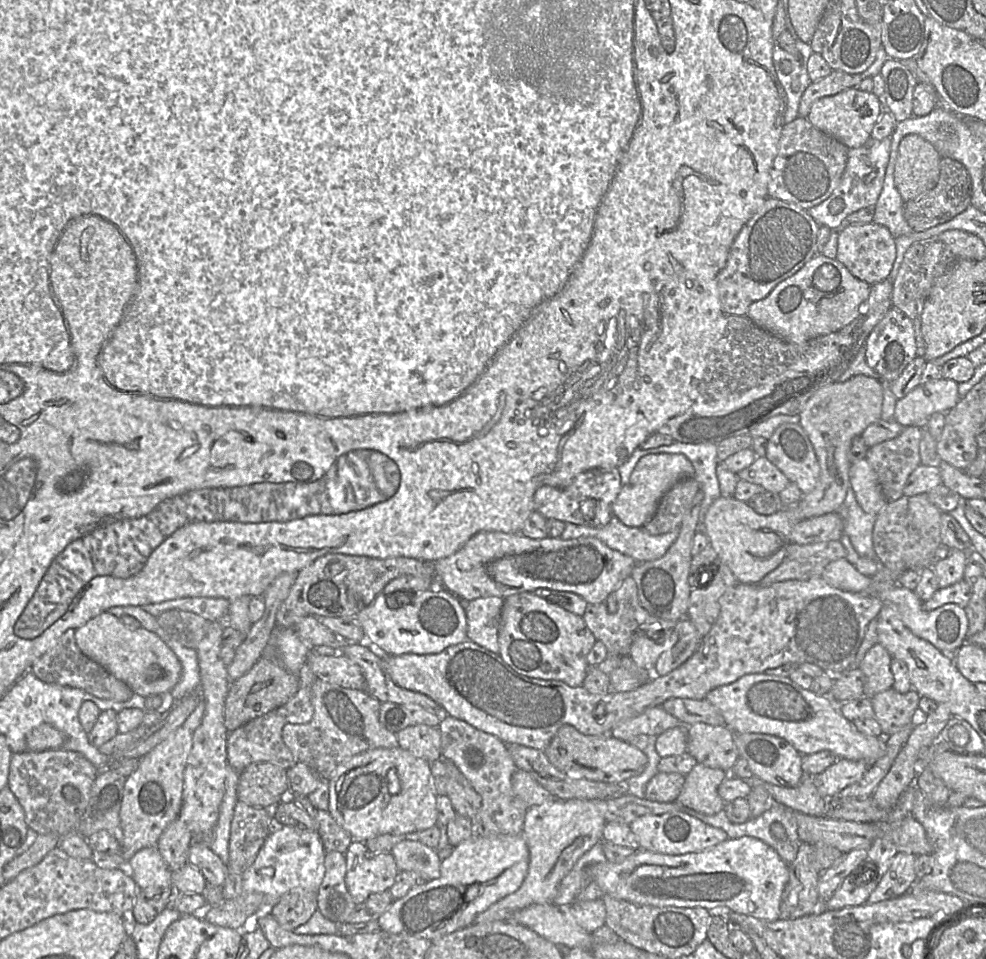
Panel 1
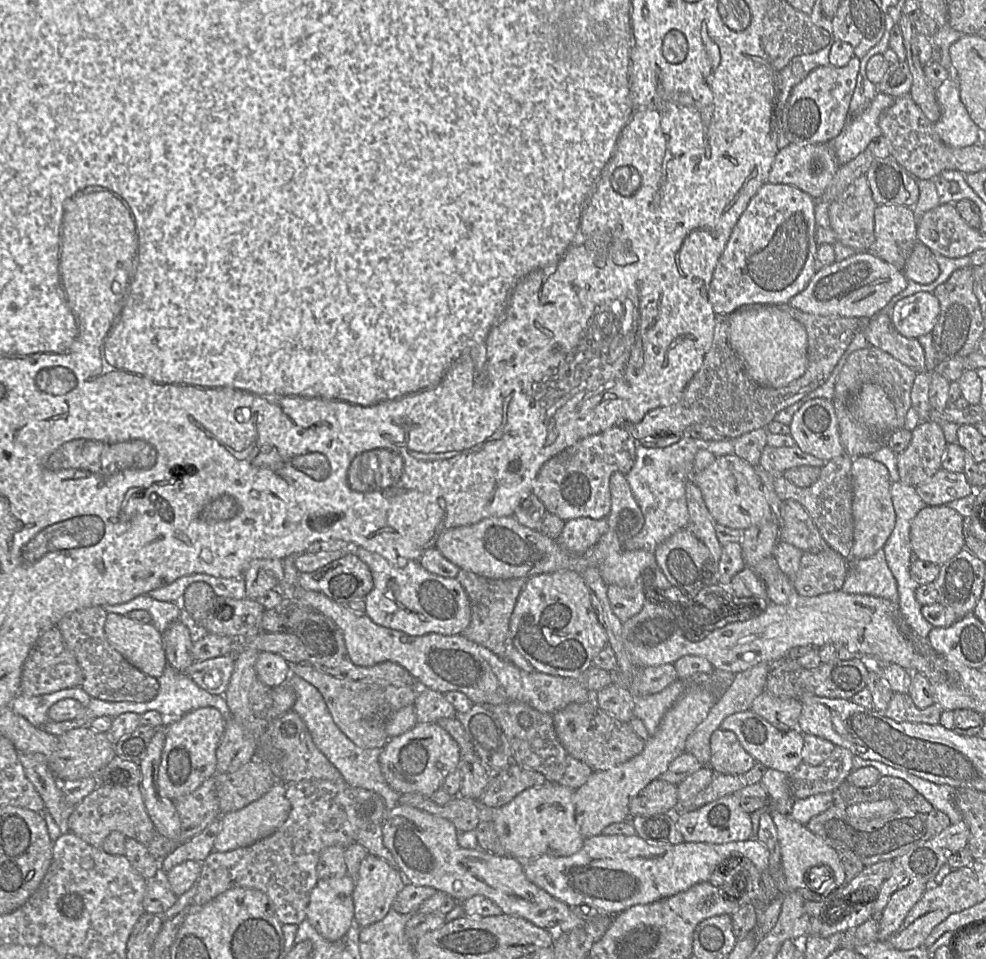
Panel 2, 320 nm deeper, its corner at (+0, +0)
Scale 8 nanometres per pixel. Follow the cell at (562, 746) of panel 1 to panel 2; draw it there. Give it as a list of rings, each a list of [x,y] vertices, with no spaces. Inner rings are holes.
[[[592,695],[592,700],[585,703],[568,704],[552,716],[556,736],[568,754],[584,762],[594,771],[607,770],[630,760],[640,754],[646,744],[646,741],[633,731],[629,723],[621,722],[600,709],[595,703],[594,695]]]

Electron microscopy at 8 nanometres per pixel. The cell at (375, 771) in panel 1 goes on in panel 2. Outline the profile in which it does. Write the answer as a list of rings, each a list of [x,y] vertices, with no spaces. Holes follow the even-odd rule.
[[[437,723],[417,724],[408,732],[390,738],[379,756],[381,771],[392,789],[403,794],[430,798],[441,788],[445,778],[461,762],[460,748],[451,735]]]

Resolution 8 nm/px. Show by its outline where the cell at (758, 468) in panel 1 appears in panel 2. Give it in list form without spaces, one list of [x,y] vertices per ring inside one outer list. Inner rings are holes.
[[[766,445],[760,466],[772,475],[782,475],[786,470],[798,466],[823,467],[825,461],[804,453],[797,445],[793,447],[771,447]]]

